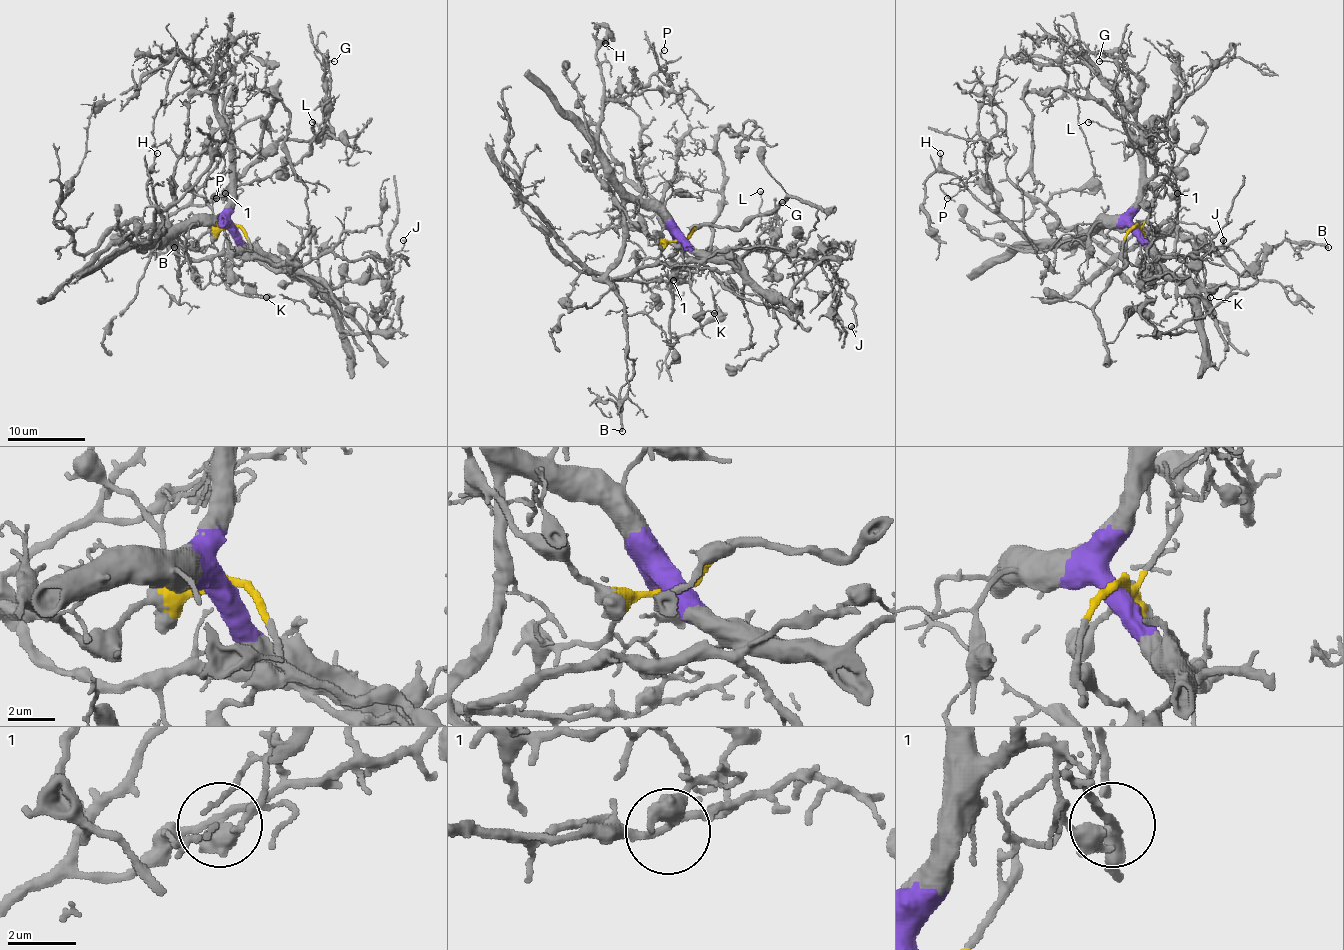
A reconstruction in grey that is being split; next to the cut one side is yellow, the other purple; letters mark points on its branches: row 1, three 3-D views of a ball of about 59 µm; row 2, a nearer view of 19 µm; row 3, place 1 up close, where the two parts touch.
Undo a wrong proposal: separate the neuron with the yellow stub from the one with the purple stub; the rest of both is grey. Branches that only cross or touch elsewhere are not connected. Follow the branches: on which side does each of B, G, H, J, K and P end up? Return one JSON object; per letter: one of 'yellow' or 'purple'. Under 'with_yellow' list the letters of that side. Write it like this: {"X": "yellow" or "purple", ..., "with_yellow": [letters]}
{"B": "purple", "G": "yellow", "H": "purple", "J": "purple", "K": "yellow", "P": "purple", "with_yellow": ["G", "K"]}

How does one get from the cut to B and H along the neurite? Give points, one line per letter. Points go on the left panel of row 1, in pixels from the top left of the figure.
B: (233, 226), (180, 226), (171, 234), (159, 234), (175, 244), (178, 273), (184, 248), (175, 240), (175, 248)
H: (233, 226), (182, 226), (167, 238), (149, 240), (155, 211), (149, 170), (157, 152)

